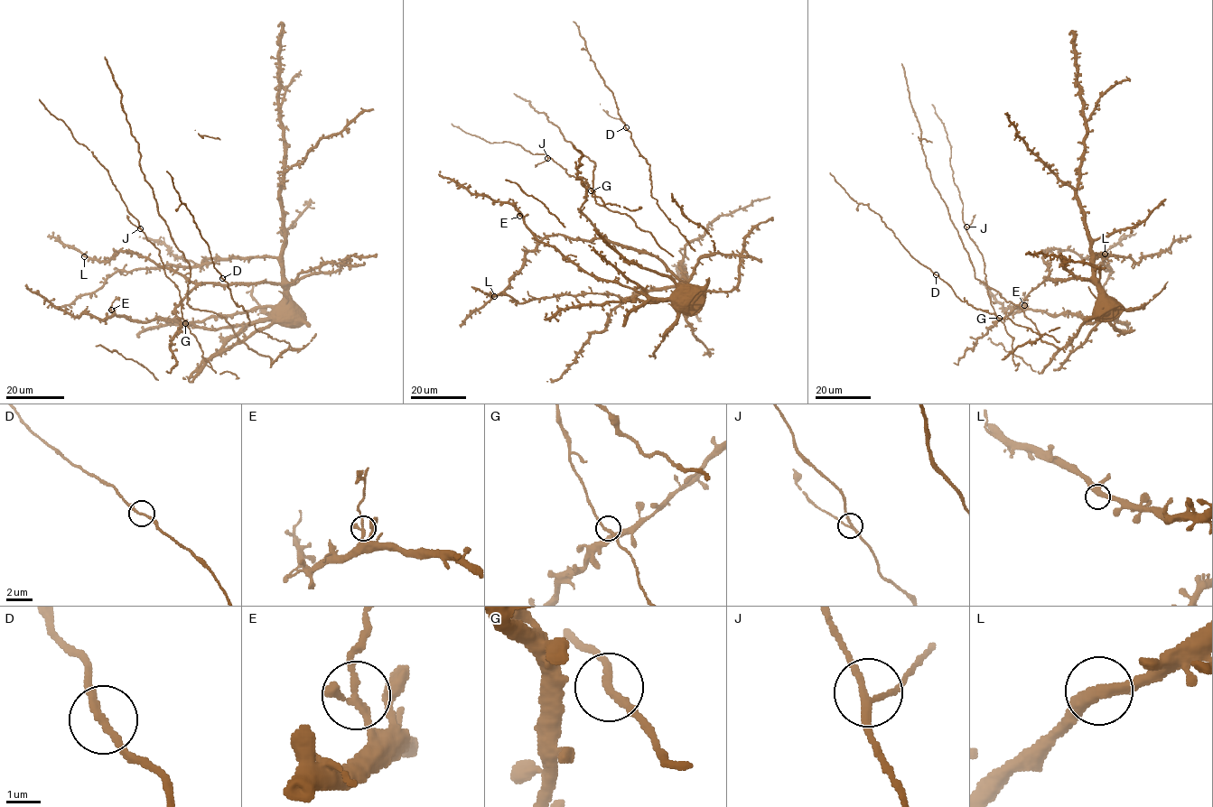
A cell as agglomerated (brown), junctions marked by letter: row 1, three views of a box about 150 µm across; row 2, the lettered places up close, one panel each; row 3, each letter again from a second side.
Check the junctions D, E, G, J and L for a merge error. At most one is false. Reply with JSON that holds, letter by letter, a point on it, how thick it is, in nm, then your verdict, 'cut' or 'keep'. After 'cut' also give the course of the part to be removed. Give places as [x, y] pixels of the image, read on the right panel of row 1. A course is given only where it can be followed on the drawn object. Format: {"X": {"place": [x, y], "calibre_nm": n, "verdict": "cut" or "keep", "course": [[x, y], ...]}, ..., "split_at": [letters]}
{"D": {"place": [936, 274], "calibre_nm": 200, "verdict": "keep"}, "E": {"place": [1024, 305], "calibre_nm": 170, "verdict": "cut", "course": [[1024, 305], [1022, 292]]}, "G": {"place": [999, 318], "calibre_nm": 180, "verdict": "keep"}, "J": {"place": [966, 227], "calibre_nm": 180, "verdict": "keep"}, "L": {"place": [1105, 254], "calibre_nm": 320, "verdict": "keep"}, "split_at": ["E"]}

